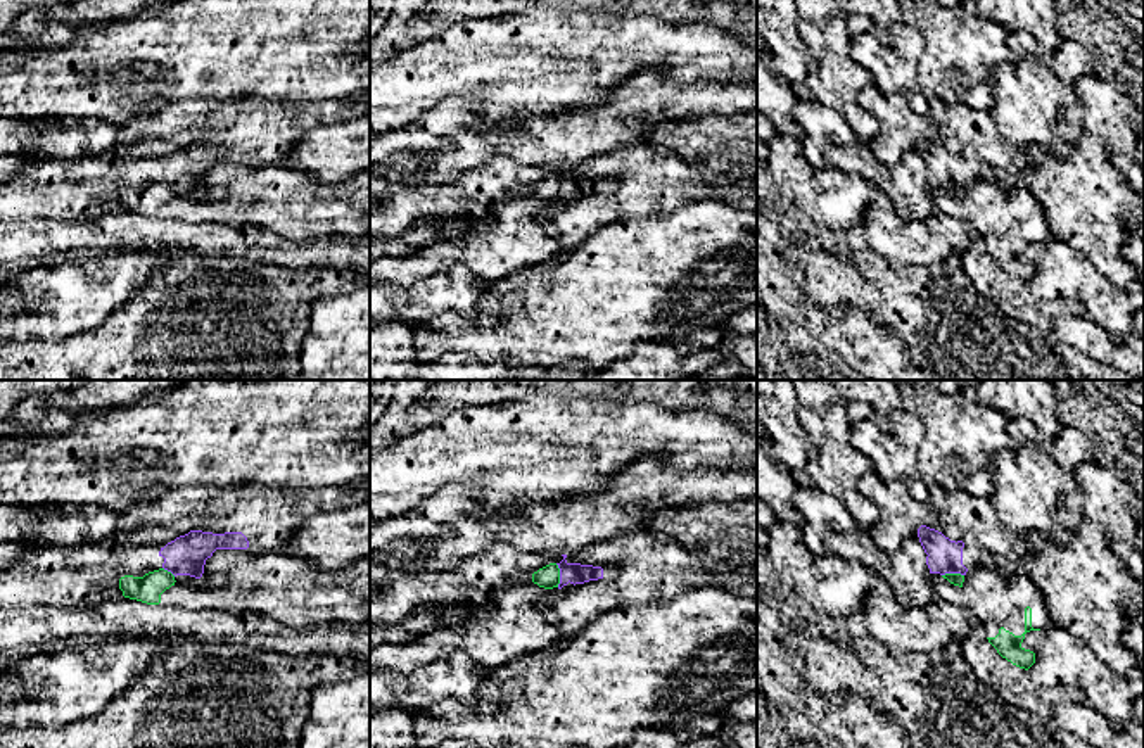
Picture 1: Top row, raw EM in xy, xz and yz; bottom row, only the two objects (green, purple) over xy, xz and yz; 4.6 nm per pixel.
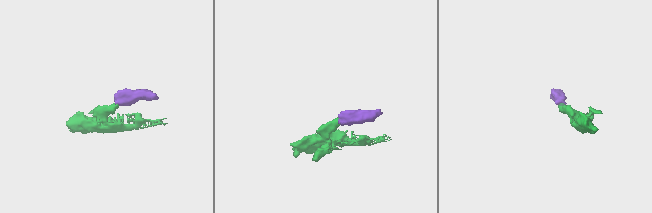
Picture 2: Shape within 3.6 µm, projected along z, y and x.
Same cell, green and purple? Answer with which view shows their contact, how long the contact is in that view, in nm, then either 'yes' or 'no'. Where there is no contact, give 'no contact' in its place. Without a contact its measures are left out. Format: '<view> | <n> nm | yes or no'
xz | 110 nm | no

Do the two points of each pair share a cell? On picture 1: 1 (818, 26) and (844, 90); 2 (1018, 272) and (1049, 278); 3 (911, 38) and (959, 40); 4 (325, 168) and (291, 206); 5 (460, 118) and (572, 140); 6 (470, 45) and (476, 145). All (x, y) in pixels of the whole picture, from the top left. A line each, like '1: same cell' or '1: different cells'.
1: same cell
2: different cells
3: different cells
4: different cells
5: same cell
6: different cells

